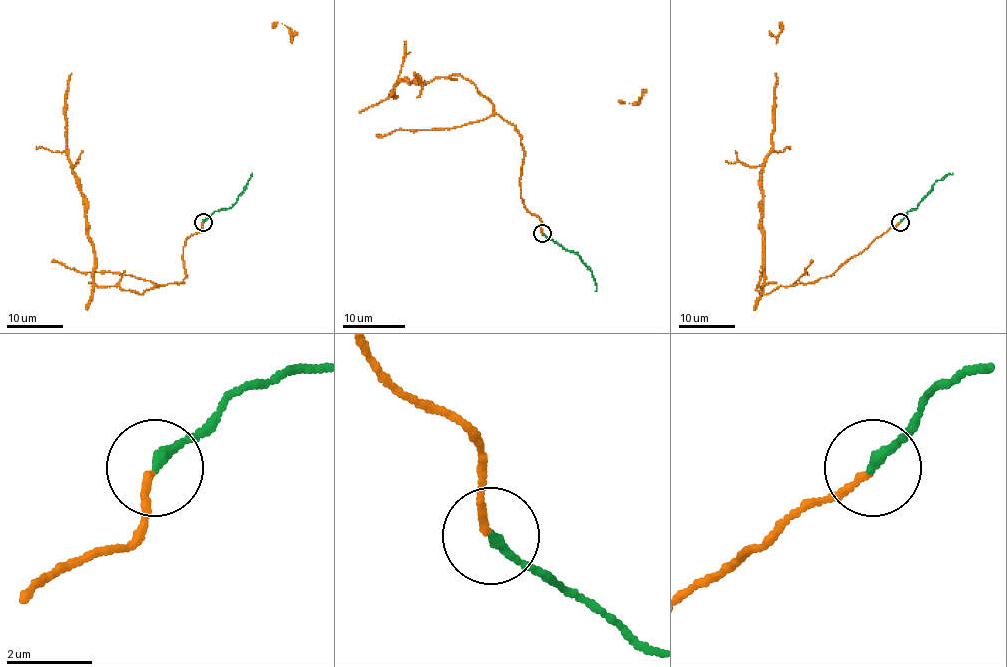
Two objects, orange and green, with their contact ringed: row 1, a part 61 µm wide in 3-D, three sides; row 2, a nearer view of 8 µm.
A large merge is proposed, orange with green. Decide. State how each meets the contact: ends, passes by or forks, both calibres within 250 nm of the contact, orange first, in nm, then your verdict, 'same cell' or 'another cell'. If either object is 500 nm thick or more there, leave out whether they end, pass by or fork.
orange ends; green ends; calibres 150 and 240 nm; same cell

